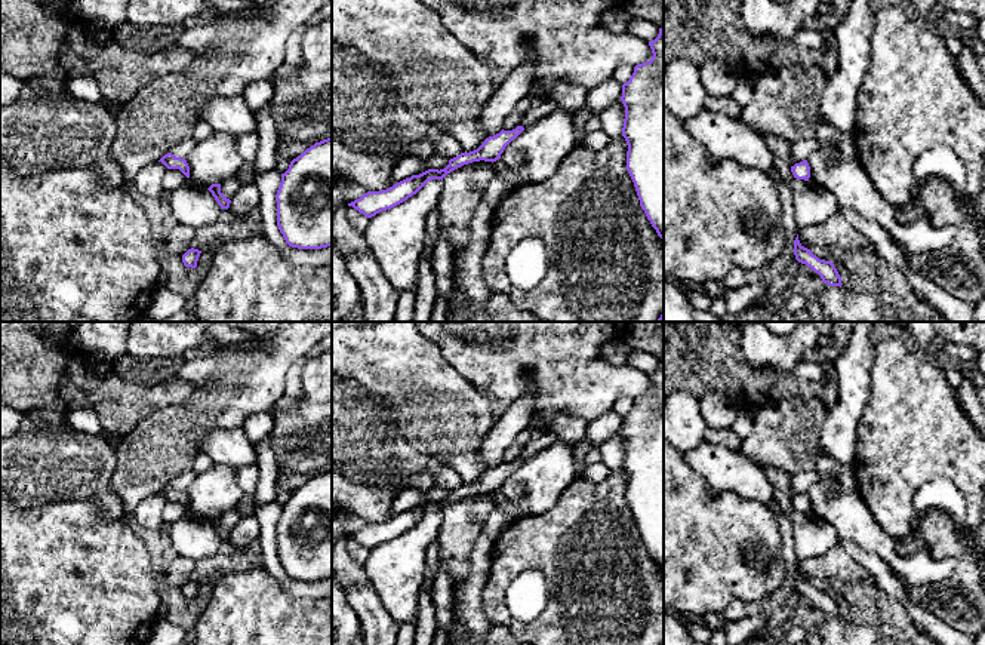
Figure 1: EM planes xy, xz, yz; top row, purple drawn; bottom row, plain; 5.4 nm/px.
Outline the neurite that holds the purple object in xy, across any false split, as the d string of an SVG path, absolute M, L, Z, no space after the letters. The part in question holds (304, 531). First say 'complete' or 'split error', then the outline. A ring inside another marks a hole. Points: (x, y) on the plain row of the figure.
complete; M332 469L290 494L276 532L277 558L289 578L332 578Z

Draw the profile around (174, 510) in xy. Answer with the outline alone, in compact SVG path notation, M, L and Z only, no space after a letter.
M167 501L163 509L161 519L164 525L169 526L187 513L187 509L179 501Z

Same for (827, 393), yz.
M834 380L828 384L819 384L818 394L827 408L832 406L837 402L837 387Z

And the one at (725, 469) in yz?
M705 440L698 448L686 451L684 457L712 489L732 491L775 512L779 510L772 482L763 469L739 449L729 449Z

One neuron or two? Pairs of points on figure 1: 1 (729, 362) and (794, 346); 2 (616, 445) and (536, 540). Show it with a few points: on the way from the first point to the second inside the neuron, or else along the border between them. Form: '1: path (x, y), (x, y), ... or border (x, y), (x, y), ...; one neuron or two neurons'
1: border (739, 337), (738, 347), (751, 364), (778, 371); two neurons
2: border (621, 467), (610, 472); two neurons

